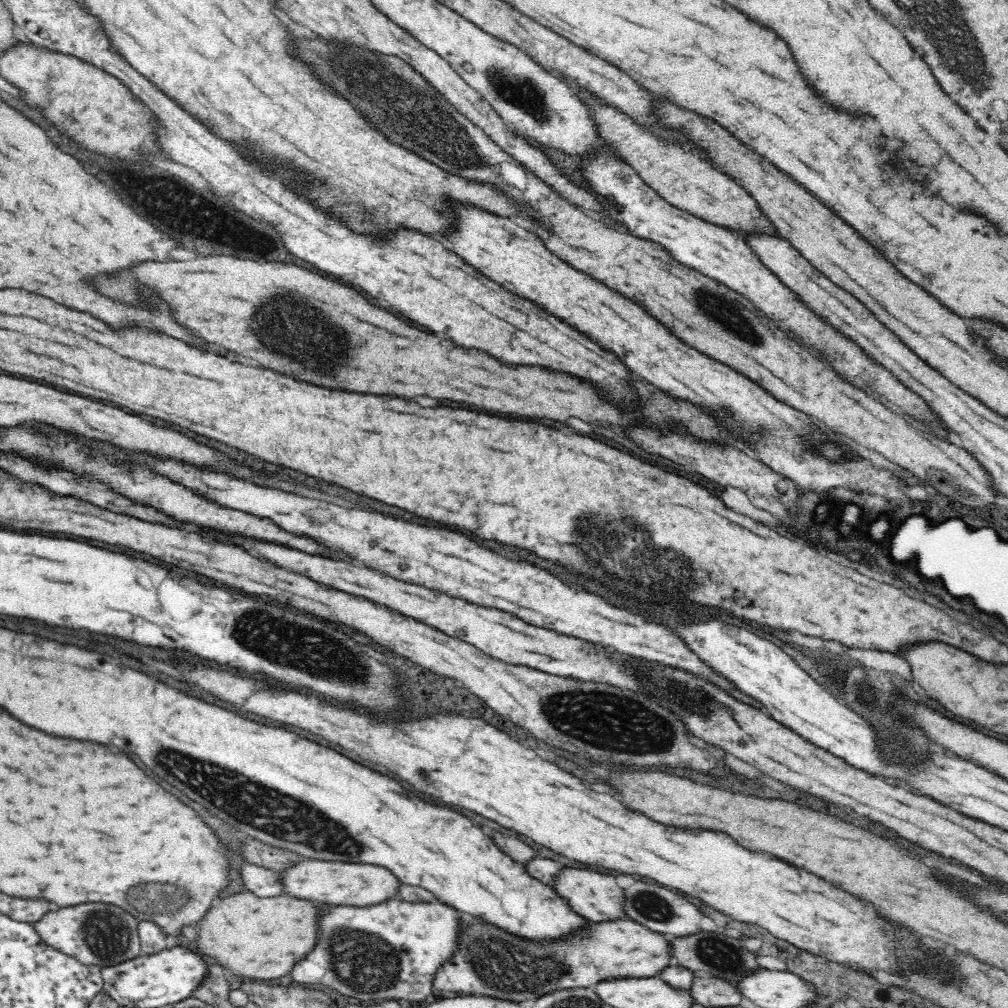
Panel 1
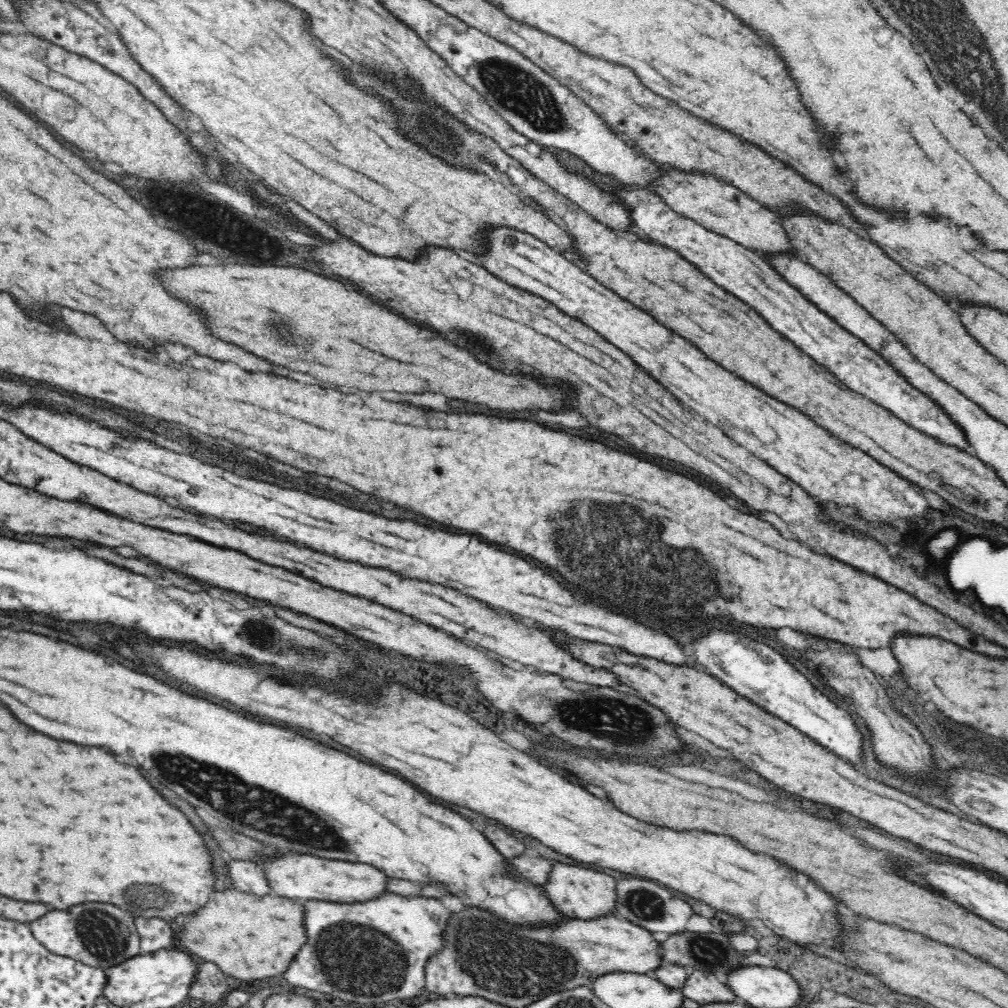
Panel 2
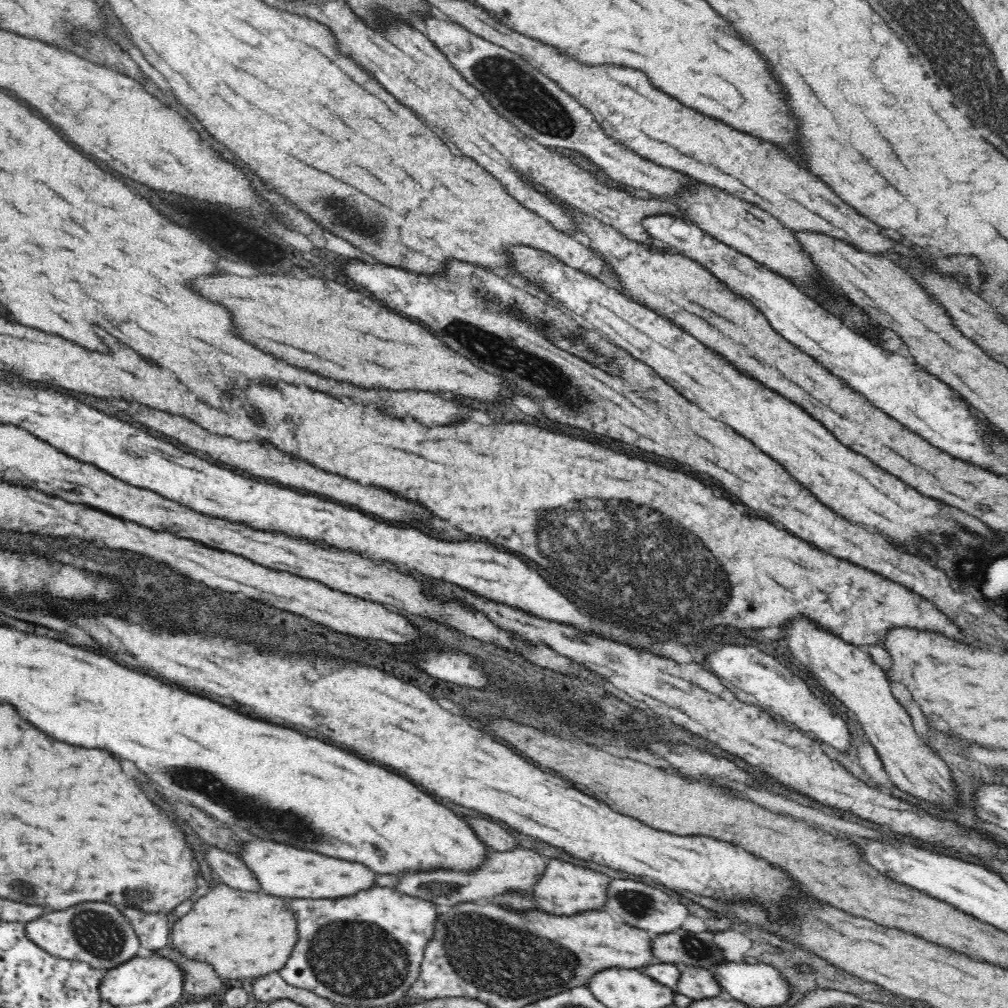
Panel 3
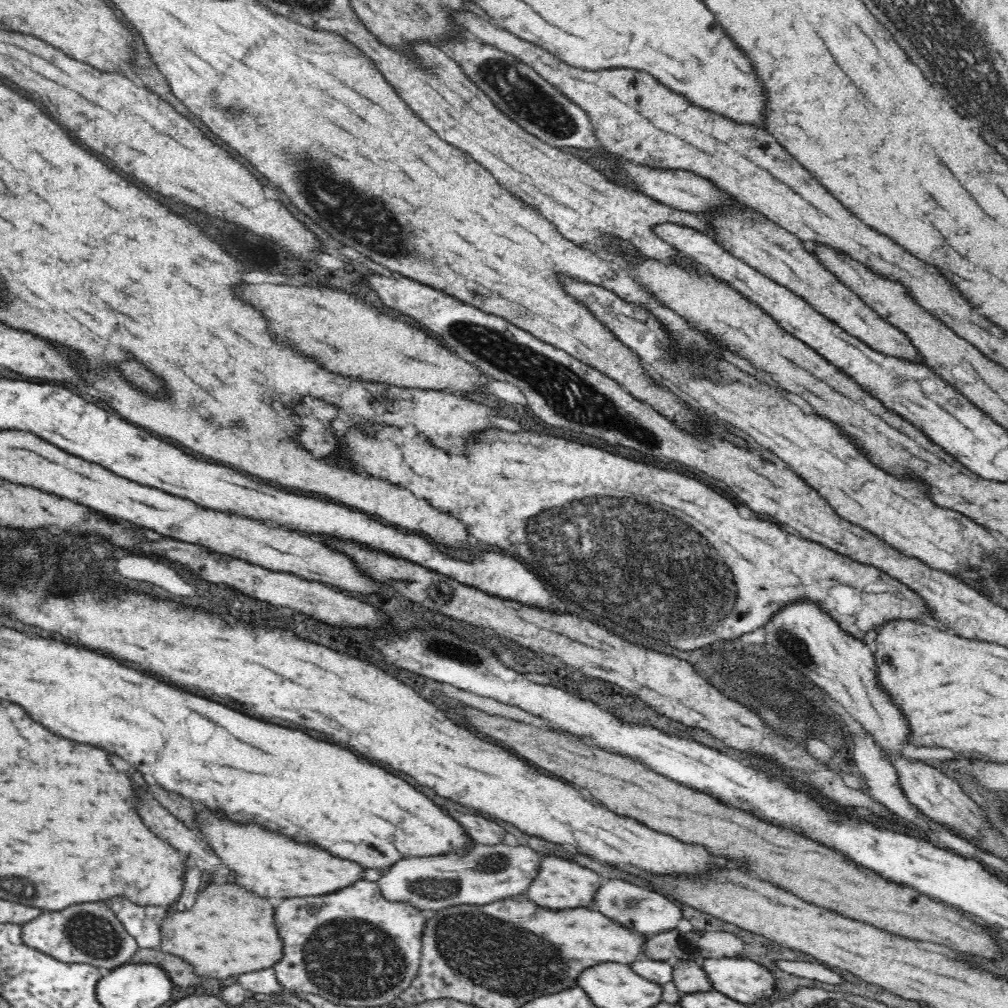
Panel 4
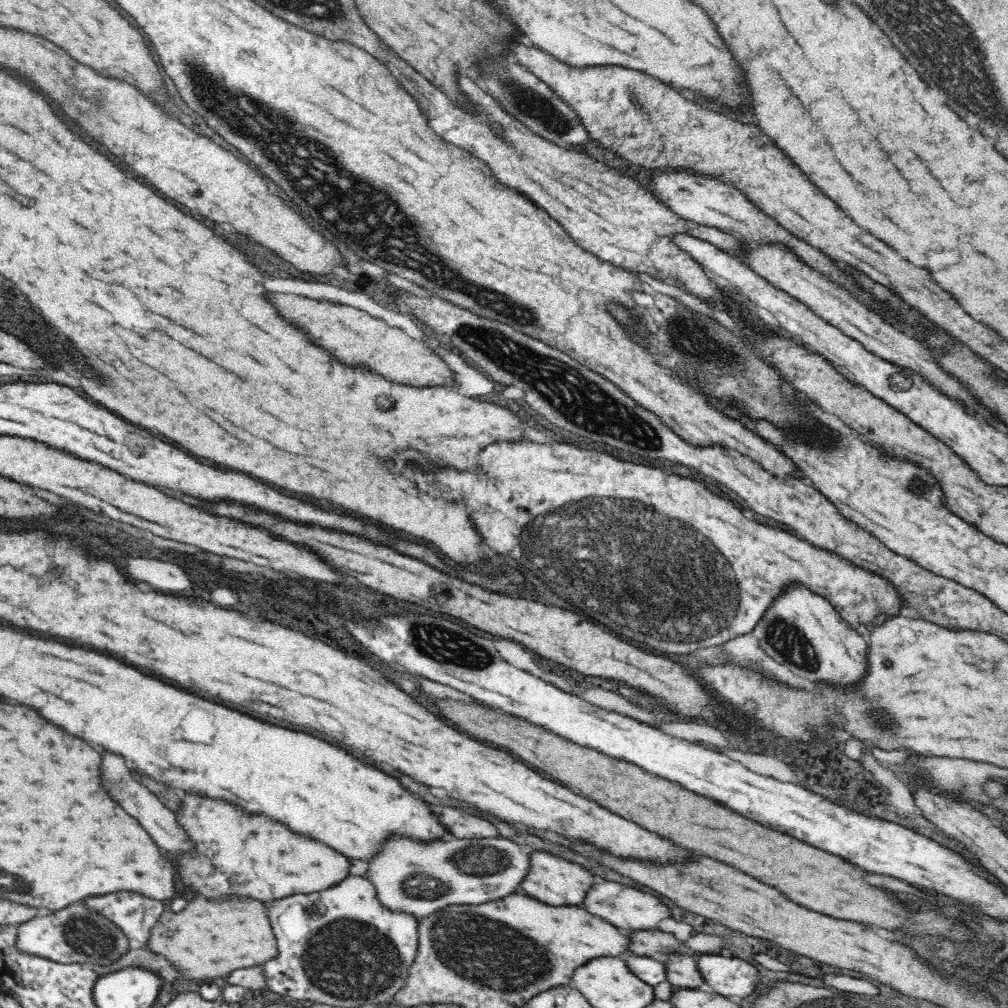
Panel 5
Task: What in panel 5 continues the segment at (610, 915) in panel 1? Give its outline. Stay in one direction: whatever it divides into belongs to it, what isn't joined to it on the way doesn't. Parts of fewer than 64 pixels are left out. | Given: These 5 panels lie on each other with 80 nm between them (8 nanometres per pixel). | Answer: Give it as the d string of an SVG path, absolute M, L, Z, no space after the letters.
M535 850L528 856L530 859L530 870L522 880L520 891L532 898L538 898L544 904L550 906L574 906L580 904L582 898L586 896L586 892L590 890L594 878L588 870L584 870L582 866L576 863L568 862L568 860L560 860L554 858L542 850Z

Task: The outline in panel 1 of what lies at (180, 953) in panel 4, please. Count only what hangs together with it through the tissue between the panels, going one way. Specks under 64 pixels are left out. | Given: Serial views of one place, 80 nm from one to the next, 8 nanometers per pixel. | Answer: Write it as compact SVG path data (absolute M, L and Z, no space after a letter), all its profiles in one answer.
M246 890L218 898L206 916L193 925L195 939L186 943L207 961L230 968L239 981L280 978L314 948L316 920L322 904L310 902L286 894L258 898Z

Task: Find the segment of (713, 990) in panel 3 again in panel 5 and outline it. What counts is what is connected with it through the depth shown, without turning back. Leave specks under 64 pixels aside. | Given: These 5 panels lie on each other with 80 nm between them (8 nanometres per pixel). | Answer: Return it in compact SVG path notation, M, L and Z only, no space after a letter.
M680 952L666 954L667 980L673 987L697 989L702 984L702 975L693 956Z

